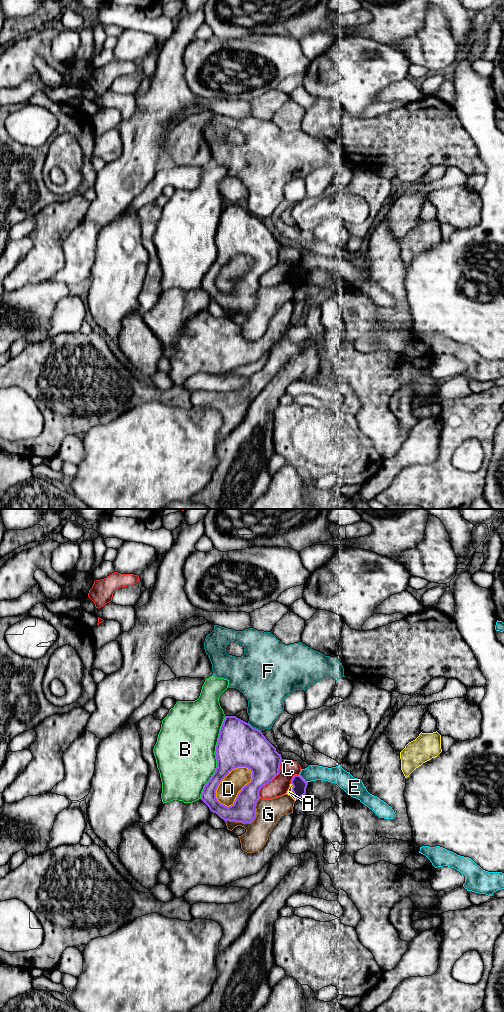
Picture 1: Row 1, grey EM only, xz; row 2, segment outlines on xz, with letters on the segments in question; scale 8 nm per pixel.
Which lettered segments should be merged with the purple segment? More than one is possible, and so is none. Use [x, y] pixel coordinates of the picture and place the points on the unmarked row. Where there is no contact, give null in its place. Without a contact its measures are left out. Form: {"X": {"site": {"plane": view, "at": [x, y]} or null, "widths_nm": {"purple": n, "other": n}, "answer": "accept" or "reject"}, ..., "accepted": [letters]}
{"A": {"site": {"plane": "xz", "at": [292, 279]}, "widths_nm": {"purple": 110, "other": 50}, "answer": "reject"}, "B": {"site": {"plane": "xz", "at": [216, 245]}, "widths_nm": {"purple": 360, "other": 480}, "answer": "reject"}, "C": {"site": {"plane": "xz", "at": [272, 267]}, "widths_nm": {"purple": 280, "other": 150}, "answer": "reject"}, "D": {"site": {"plane": "xz", "at": [227, 262]}, "widths_nm": {"purple": 340, "other": 170}, "answer": "reject"}, "E": {"site": {"plane": "xz", "at": [302, 266]}, "widths_nm": {"purple": 110, "other": 130}, "answer": "reject"}, "F": {"site": {"plane": "xz", "at": [254, 216]}, "widths_nm": {"purple": 360, "other": 280}, "answer": "reject"}, "G": {"site": {"plane": "xz", "at": [250, 310]}, "widths_nm": {"purple": 190, "other": 200}, "answer": "reject"}, "accepted": []}

